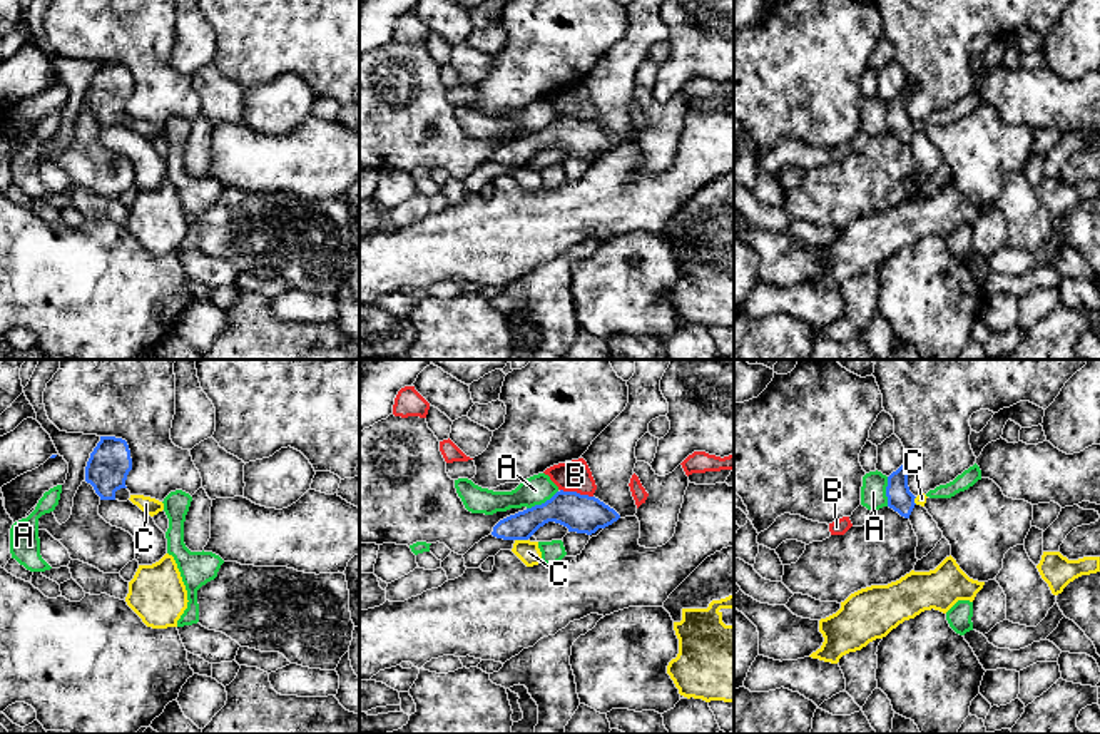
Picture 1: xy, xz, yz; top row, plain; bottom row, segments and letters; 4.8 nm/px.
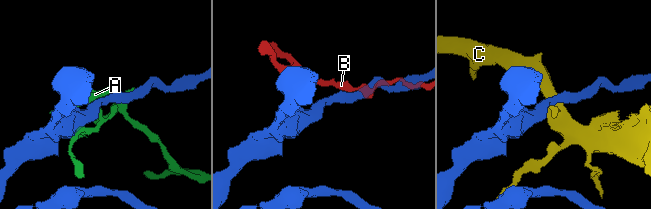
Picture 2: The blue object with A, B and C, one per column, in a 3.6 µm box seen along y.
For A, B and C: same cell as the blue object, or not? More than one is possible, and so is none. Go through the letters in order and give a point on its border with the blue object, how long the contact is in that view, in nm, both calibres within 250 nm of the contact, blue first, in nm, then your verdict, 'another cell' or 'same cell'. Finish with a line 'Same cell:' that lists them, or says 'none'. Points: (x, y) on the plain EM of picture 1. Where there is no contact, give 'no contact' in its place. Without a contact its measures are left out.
A: xz (542, 129) | 180 nm | 190/140 nm | another cell
B: xz (575, 117) | 170 nm | 190/150 nm | another cell
C: xz (522, 164) | 60 nm | 150/110 nm | another cell
Same cell: none

